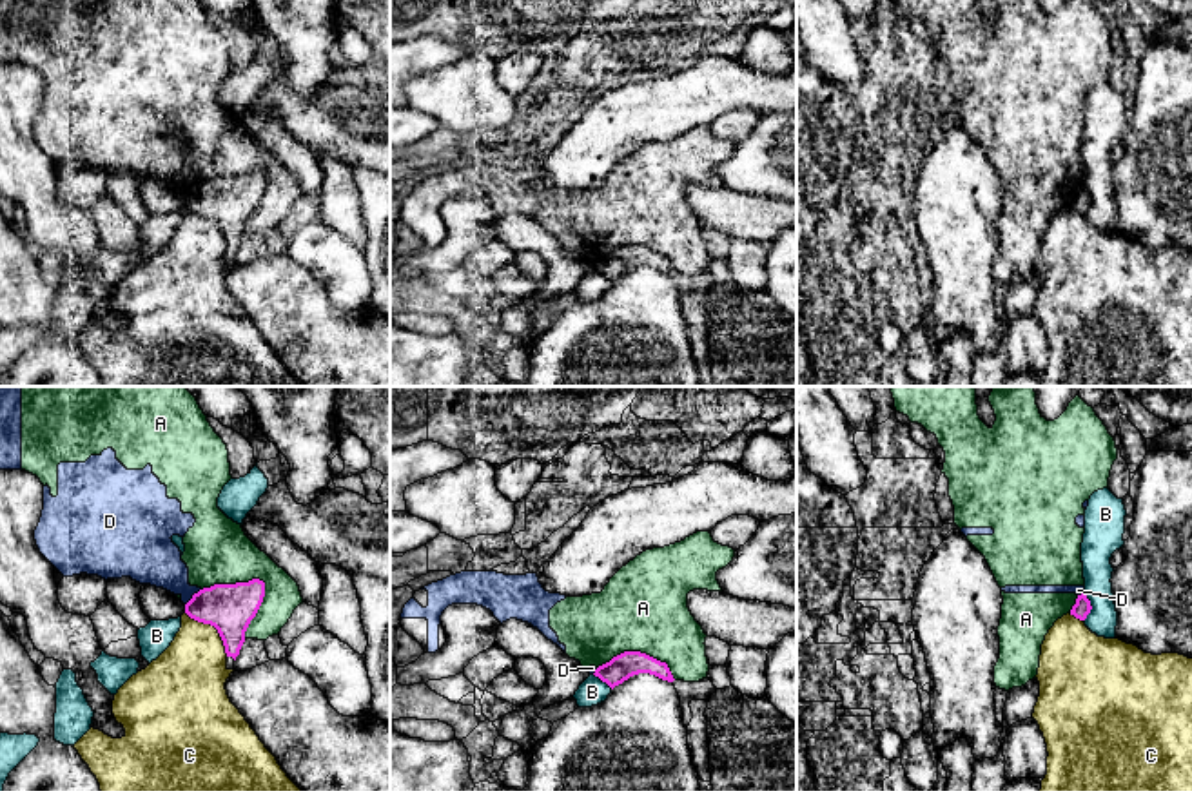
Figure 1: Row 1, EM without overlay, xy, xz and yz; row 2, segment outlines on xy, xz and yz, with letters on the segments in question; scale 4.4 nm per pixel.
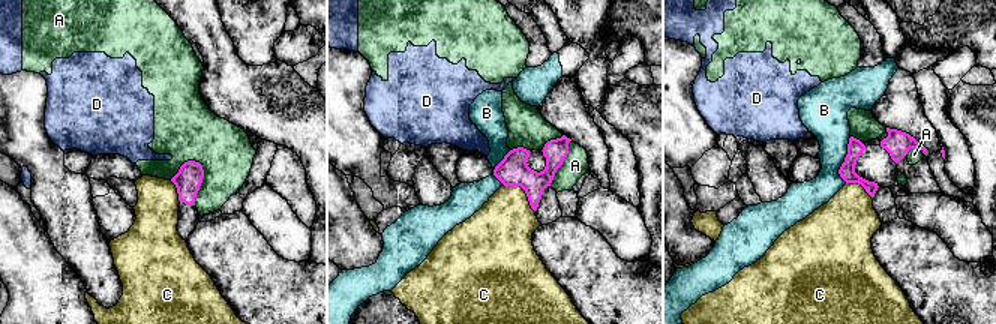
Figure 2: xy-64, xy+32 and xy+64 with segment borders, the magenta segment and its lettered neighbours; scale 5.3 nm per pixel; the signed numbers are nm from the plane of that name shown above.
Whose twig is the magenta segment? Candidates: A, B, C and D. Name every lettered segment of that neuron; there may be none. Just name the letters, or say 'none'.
none

